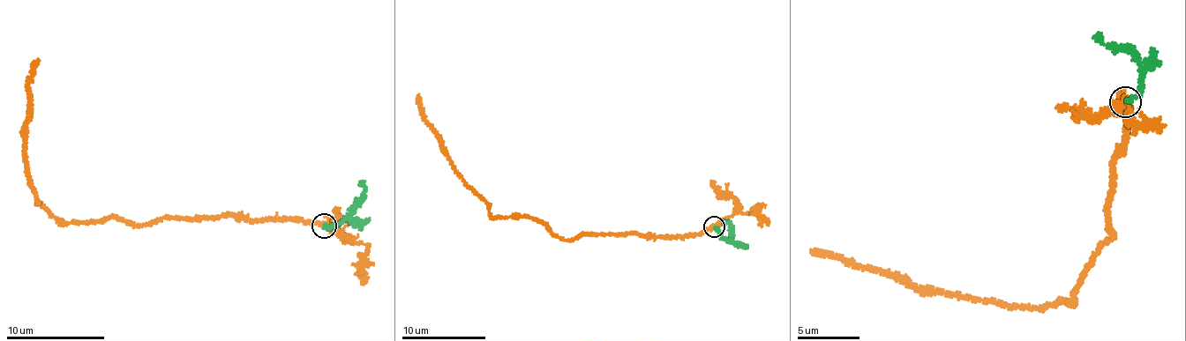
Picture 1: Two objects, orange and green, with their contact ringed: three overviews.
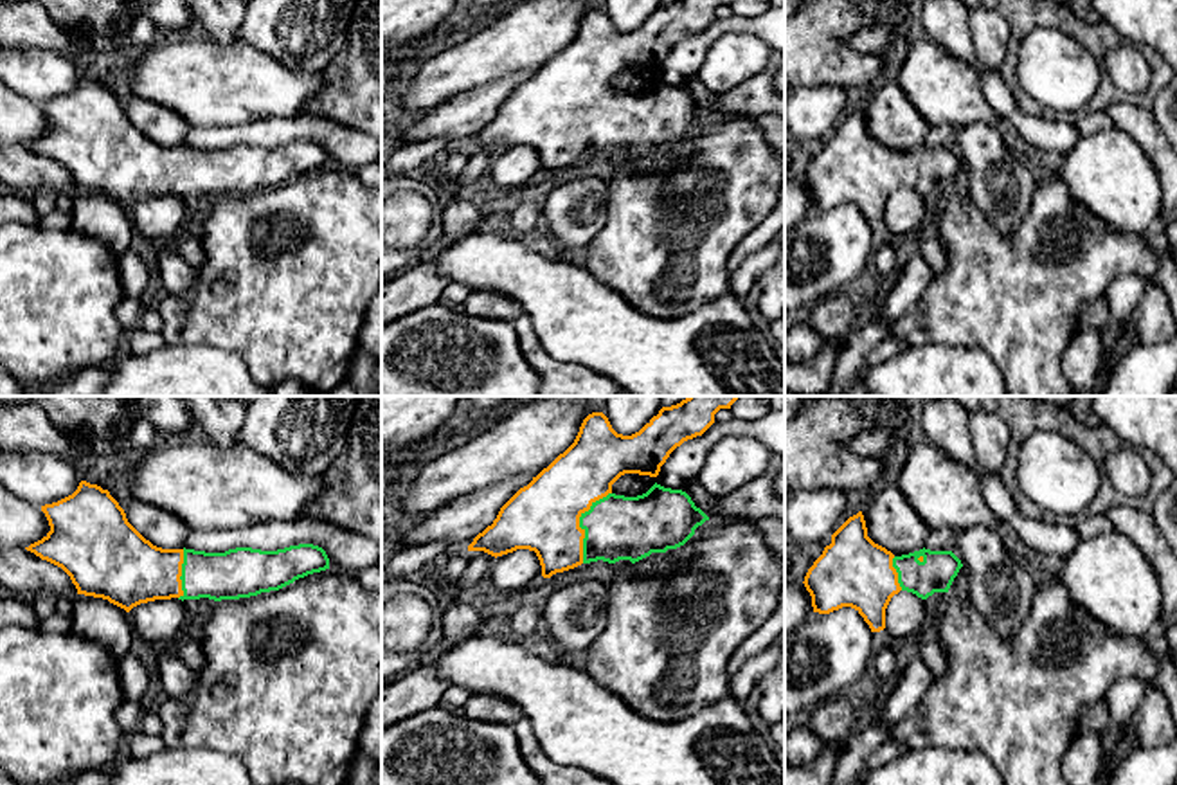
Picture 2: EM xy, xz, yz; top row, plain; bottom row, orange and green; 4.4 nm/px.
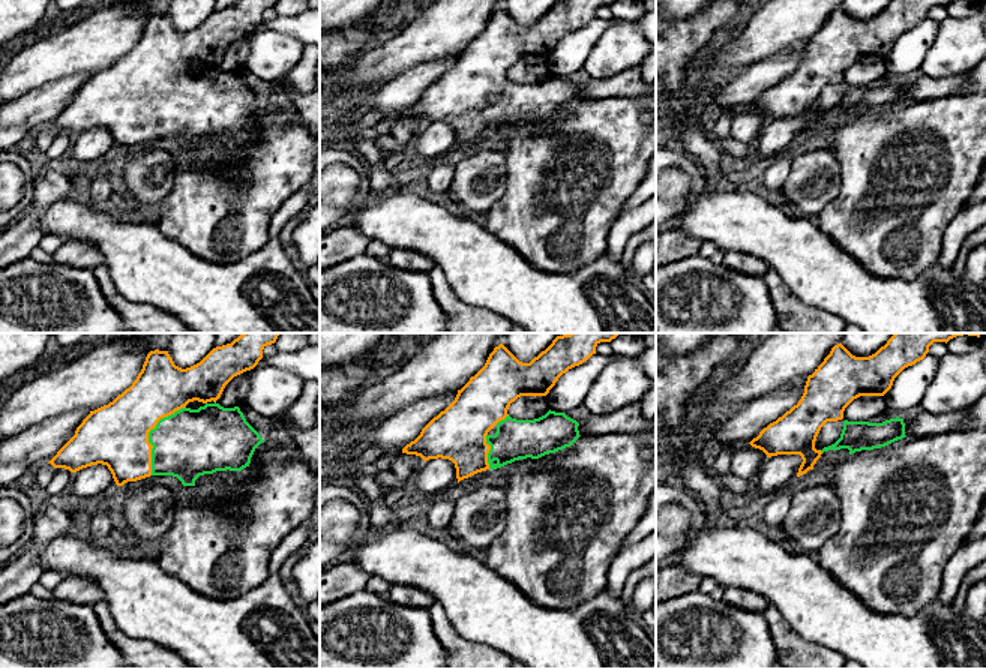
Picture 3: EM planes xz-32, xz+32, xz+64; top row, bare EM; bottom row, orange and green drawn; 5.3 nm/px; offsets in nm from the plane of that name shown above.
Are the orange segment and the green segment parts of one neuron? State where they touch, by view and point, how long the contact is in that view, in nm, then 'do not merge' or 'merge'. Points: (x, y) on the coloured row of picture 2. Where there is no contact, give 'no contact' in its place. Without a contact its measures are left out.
meets orange in xz at (578, 524); contact 340 nm long; merge

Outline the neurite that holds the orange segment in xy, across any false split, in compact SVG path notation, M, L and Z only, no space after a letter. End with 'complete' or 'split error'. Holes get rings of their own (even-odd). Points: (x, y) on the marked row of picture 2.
M81 481L77 490L52 504L41 506L50 531L25 547L41 560L61 567L77 594L108 600L130 612L155 600L239 600L279 591L299 578L329 569L326 551L313 544L277 551L236 547L225 553L194 549L162 549L146 540L126 519L124 510L97 484Z; split error

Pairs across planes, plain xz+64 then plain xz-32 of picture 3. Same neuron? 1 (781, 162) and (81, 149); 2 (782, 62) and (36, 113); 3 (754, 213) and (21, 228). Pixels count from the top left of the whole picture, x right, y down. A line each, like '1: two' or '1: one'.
1: two
2: one
3: two

